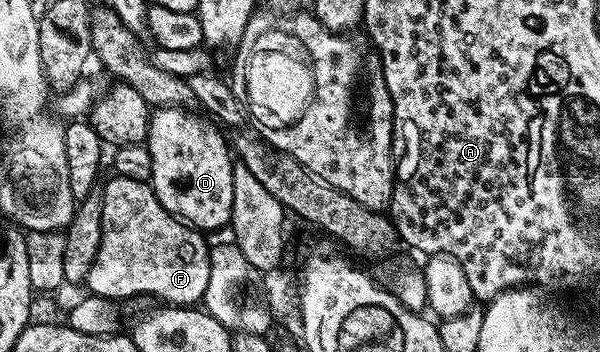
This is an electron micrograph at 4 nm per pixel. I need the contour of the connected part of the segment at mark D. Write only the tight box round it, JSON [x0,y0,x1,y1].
[147,106,235,232]

